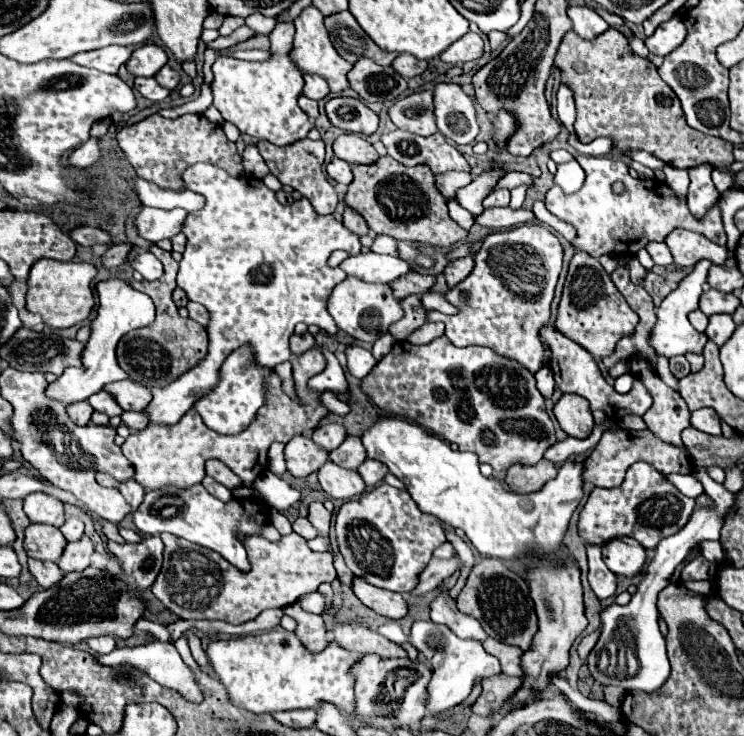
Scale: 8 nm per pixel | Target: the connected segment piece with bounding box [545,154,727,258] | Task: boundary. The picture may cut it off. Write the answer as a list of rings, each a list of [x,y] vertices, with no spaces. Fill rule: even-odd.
[[[575,154],[575,160],[581,162],[587,174],[581,190],[575,194],[565,194],[561,188],[551,188],[545,196],[547,210],[577,228],[577,238],[571,242],[575,250],[583,250],[593,258],[599,258],[603,254],[629,250],[631,246],[631,256],[635,256],[649,242],[665,242],[667,234],[671,234],[675,228],[689,228],[725,246],[727,234],[723,230],[719,202],[703,218],[695,218],[689,212],[687,202],[677,198],[665,182],[635,180],[629,176],[629,168],[621,160],[611,160],[607,156],[593,158],[583,154]],[[617,180],[621,180],[627,188],[623,194],[613,194],[611,190],[611,184]]]

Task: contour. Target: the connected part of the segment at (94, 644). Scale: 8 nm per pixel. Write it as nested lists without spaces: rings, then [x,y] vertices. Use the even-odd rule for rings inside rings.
[[[101,636],[101,638],[89,638],[89,648],[95,654],[109,654],[115,650],[115,640],[111,636]]]

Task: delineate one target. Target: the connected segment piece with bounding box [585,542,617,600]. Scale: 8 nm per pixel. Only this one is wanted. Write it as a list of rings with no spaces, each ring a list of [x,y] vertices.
[[[587,542],[585,548],[587,548],[587,558],[589,558],[589,584],[599,600],[607,600],[615,594],[615,588],[617,588],[615,574],[605,566],[599,546]]]

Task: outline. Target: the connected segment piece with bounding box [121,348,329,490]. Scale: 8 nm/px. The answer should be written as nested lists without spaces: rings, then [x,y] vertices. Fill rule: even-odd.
[[[311,348],[293,360],[295,396],[299,398],[299,402],[291,402],[291,398],[283,394],[279,376],[271,372],[271,378],[267,380],[267,394],[269,394],[267,404],[259,408],[255,422],[251,422],[251,426],[247,426],[239,434],[229,434],[229,436],[217,434],[203,424],[197,410],[195,412],[189,410],[177,424],[171,424],[171,426],[149,424],[147,430],[131,432],[131,436],[123,442],[121,450],[125,458],[131,460],[135,468],[135,478],[147,490],[157,490],[161,486],[187,488],[187,486],[199,484],[205,478],[203,466],[211,458],[217,458],[225,462],[229,468],[233,468],[233,472],[243,480],[243,484],[251,484],[255,478],[259,478],[259,474],[265,474],[267,452],[273,442],[287,444],[293,436],[315,430],[319,422],[329,414],[325,404],[321,402],[321,392],[307,390],[307,380],[319,374],[321,370],[325,370],[325,358],[317,348]]]

